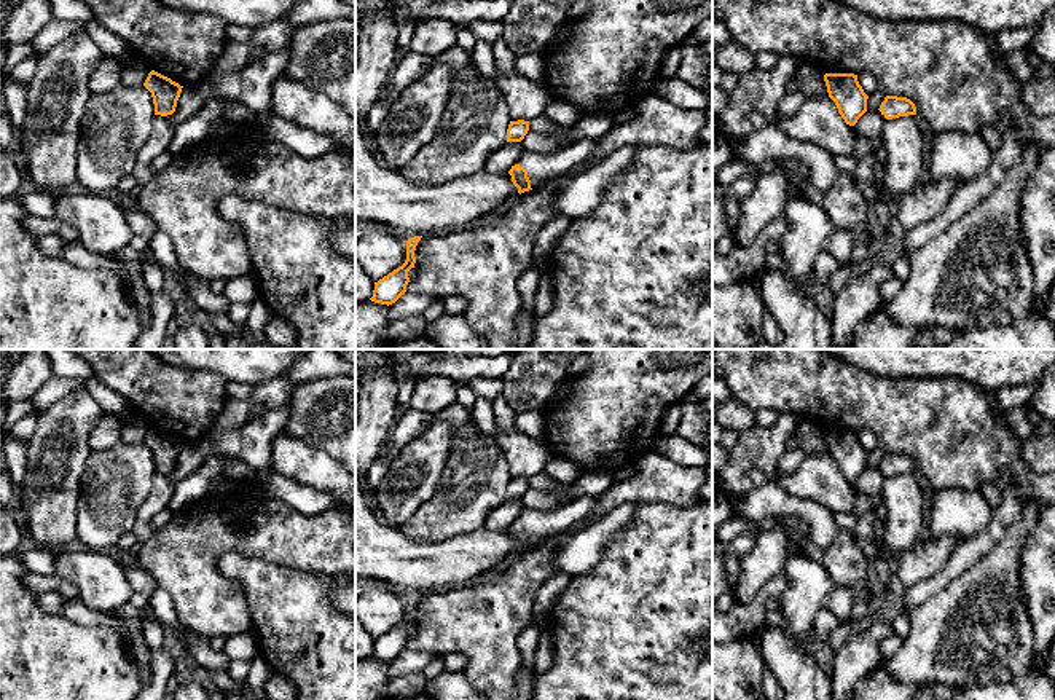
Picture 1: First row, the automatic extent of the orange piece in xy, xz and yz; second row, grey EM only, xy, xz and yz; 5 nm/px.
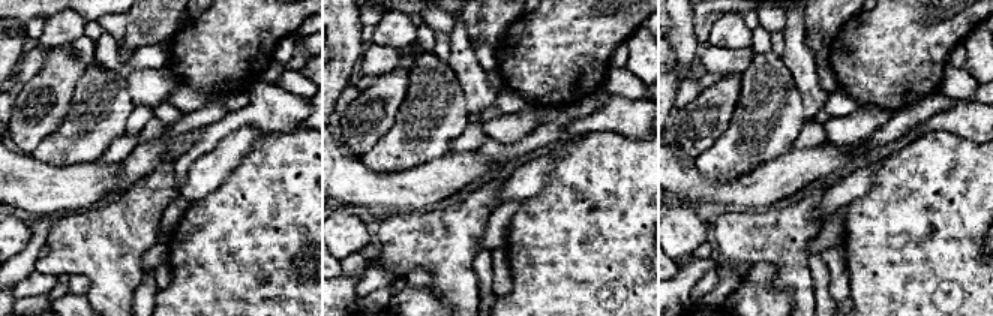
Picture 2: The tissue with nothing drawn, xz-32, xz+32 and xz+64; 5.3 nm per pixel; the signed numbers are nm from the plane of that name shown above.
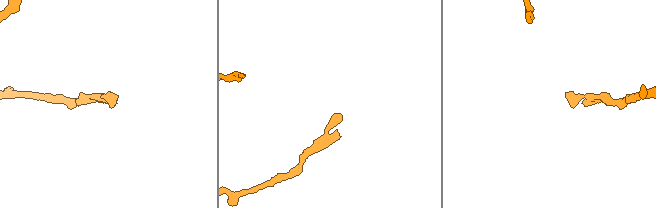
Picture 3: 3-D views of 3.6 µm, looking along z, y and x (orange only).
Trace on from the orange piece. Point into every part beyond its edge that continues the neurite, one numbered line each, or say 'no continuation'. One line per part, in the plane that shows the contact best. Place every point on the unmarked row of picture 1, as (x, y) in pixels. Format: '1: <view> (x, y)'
1: xz (539, 523)

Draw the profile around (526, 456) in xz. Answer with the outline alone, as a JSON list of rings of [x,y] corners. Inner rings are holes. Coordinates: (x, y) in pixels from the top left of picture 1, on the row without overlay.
[[[504,395],[492,402],[494,437],[508,462],[510,477],[529,478],[543,470],[545,464],[555,456],[553,445],[545,437],[529,437],[515,427],[515,413]]]

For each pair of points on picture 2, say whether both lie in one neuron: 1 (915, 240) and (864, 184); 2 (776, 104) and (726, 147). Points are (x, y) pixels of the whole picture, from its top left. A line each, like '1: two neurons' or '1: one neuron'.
1: two neurons
2: one neuron

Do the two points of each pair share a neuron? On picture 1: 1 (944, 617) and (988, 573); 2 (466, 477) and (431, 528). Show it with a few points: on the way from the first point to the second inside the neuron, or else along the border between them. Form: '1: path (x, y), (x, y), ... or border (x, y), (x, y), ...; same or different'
1: path (955, 606), (977, 584); same
2: path (466, 490), (443, 515); same

